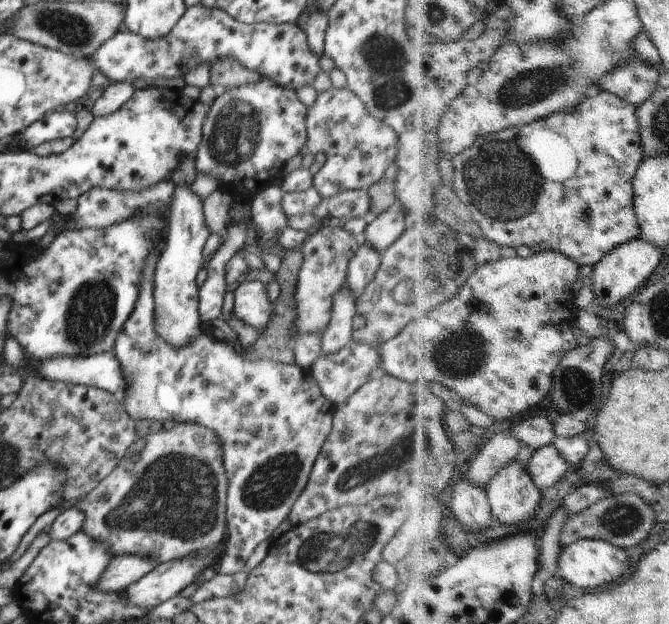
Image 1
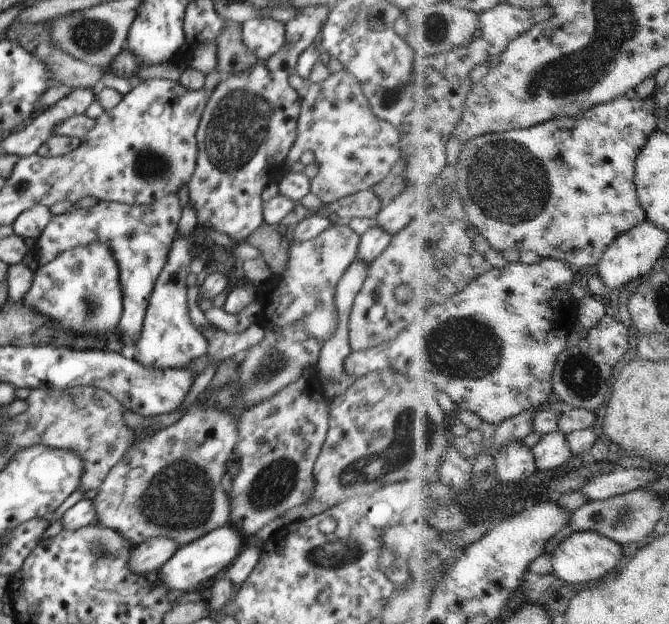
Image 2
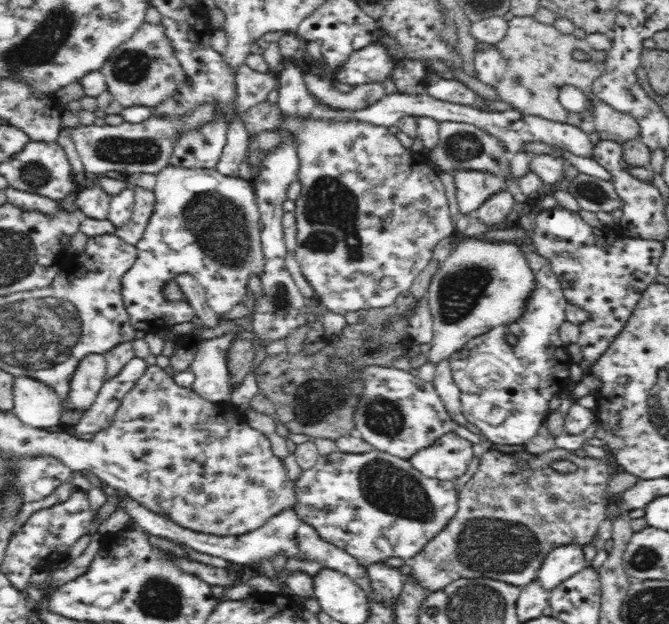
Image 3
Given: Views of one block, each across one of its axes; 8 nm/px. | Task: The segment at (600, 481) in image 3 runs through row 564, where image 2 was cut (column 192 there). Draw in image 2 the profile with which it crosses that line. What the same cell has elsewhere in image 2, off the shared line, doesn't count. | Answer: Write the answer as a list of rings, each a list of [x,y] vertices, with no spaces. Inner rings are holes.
[[[206,405],[205,407],[198,407],[189,411],[176,423],[165,429],[156,431],[154,435],[146,436],[146,438],[140,440],[138,443],[134,442],[127,450],[124,458],[110,469],[105,481],[99,486],[99,492],[93,500],[98,524],[103,527],[113,528],[115,531],[123,534],[133,546],[138,546],[154,537],[166,535],[167,537],[172,537],[180,548],[182,545],[191,543],[193,540],[203,537],[207,532],[230,522],[231,504],[226,492],[226,486],[224,486],[222,480],[225,476],[225,464],[230,460],[230,456],[236,449],[235,446],[239,439],[237,426],[237,418],[228,409],[211,408],[210,405]]]

